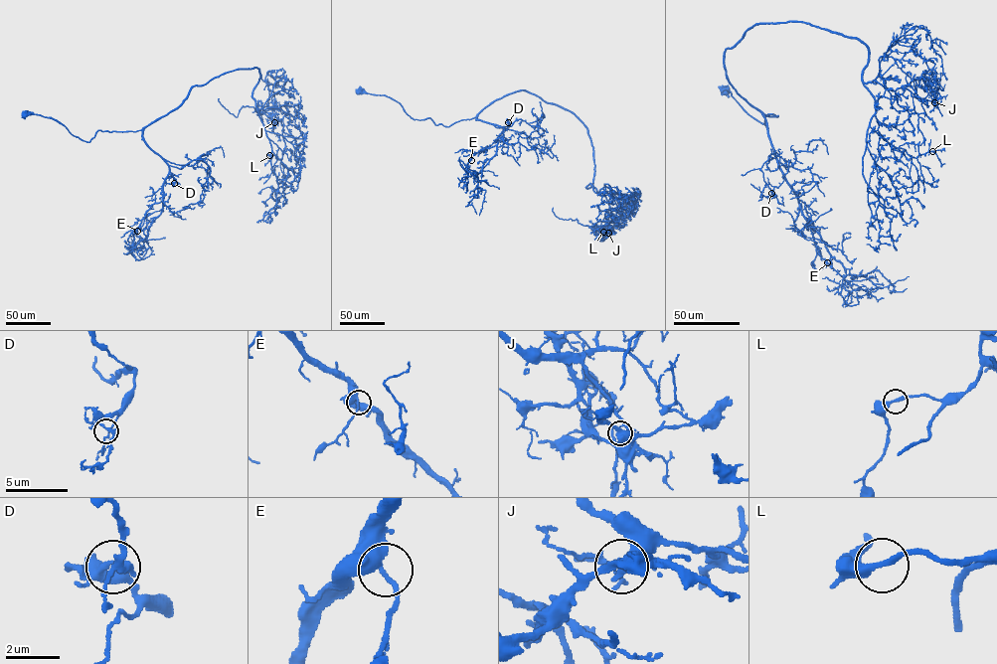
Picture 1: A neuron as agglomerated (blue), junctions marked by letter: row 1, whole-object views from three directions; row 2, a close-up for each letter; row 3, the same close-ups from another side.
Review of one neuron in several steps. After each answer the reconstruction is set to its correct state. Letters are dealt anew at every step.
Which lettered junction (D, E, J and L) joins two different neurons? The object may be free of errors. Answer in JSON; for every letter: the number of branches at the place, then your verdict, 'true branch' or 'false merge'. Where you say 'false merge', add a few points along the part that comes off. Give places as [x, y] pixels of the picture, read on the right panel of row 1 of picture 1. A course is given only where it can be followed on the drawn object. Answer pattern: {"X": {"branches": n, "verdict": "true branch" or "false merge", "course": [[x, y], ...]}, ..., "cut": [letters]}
{"D": {"branches": 2, "verdict": "true branch"}, "E": {"branches": 2, "verdict": "true branch"}, "J": {"branches": 2, "verdict": "false merge", "course": [[934, 102], [930, 87], [922, 78], [913, 80], [916, 90], [913, 94], [913, 82], [898, 68]]}, "L": {"branches": 2, "verdict": "true branch"}, "cut": ["J"]}

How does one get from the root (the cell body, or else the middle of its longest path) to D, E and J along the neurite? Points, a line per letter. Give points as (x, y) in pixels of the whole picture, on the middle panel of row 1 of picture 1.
D: (359, 91), (390, 96), (412, 117), (429, 117), (436, 125), (449, 126), (476, 117), (505, 131), (508, 122)
E: (359, 91), (390, 96), (412, 117), (429, 117), (436, 125), (476, 117), (501, 126), (497, 143), (471, 160)
J: (359, 91), (446, 126), (522, 89), (570, 110), (592, 147), (586, 187), (621, 205), (608, 233)

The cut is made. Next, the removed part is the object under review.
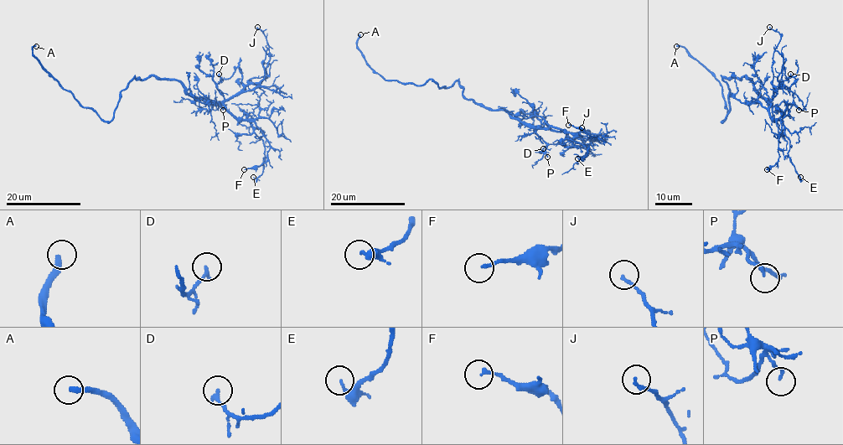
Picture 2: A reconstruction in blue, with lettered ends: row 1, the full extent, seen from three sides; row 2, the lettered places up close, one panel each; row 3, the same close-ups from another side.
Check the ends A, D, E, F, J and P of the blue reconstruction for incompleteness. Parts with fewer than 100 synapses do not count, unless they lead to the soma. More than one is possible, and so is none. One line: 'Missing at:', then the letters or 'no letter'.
Missing at: A

